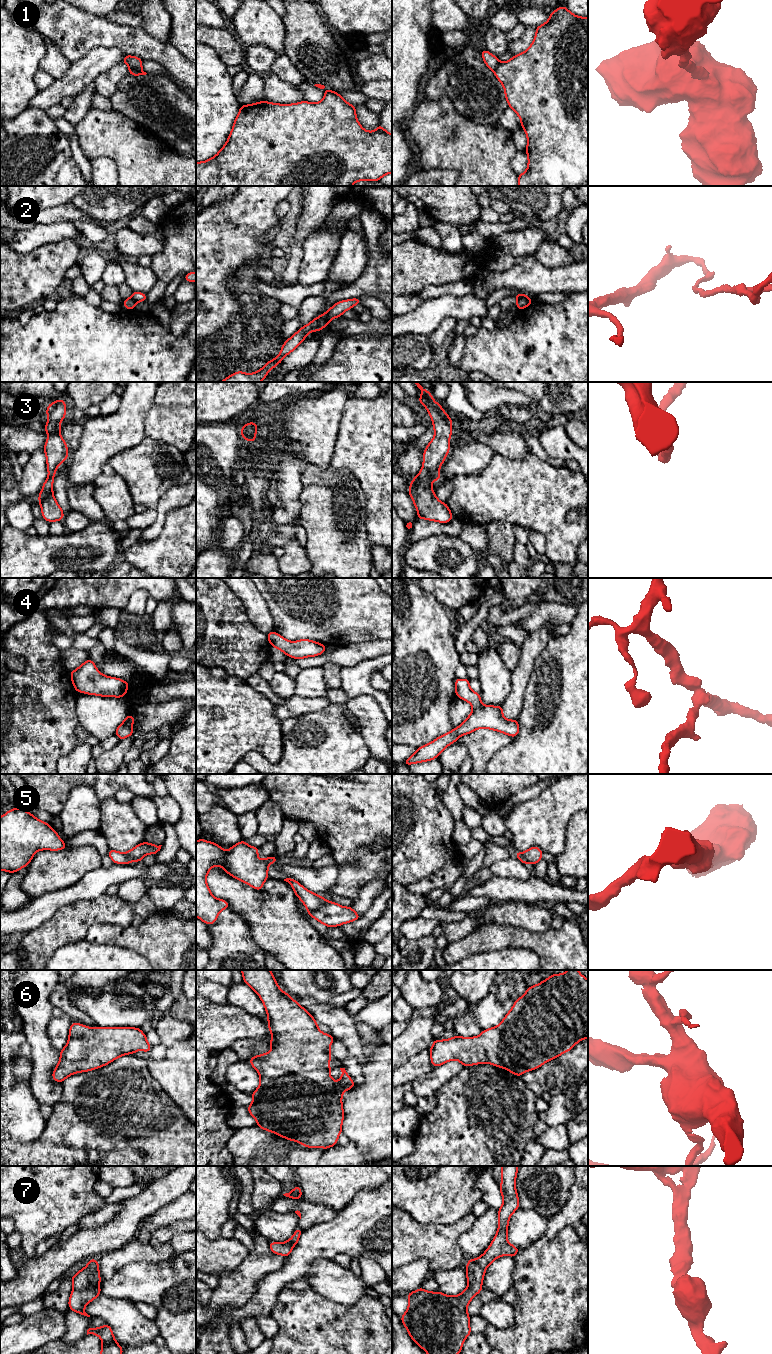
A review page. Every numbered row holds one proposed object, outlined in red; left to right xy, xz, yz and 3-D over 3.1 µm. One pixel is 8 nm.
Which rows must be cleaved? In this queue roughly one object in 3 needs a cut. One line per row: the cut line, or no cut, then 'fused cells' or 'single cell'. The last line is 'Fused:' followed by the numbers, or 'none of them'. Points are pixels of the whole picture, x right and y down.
1: xy (129, 68), (141, 70) | fused cells
2: xz (326, 311), (330, 319) | fused cells
3: no cut | single cell
4: no cut | single cell
5: xz (327, 901), (316, 909), (308, 910) | fused cells
6: no cut | single cell
7: no cut | single cell
Fused: 1, 2, 5

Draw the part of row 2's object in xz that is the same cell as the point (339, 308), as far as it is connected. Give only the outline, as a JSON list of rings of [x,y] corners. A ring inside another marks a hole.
[[[353,298],[350,300],[342,300],[337,302],[327,311],[329,319],[332,320],[336,317],[341,317],[345,311],[352,309],[353,306],[357,304],[362,304],[360,298]]]

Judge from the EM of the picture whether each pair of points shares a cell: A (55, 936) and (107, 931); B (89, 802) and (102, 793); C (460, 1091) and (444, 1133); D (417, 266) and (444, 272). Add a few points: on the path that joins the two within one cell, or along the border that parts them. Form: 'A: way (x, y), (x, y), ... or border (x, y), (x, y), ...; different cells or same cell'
A: border (110, 924), (94, 923), (89, 928), (85, 938); different cells
B: border (75, 787), (89, 785), (94, 790), (99, 801); different cells
C: way (460, 1101), (460, 1117), (454, 1123); same cell
D: way (424, 266), (437, 266); same cell

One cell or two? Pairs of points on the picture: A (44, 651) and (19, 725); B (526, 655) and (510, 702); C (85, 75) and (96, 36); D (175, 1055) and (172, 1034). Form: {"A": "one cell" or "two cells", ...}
{"A": "one cell", "B": "one cell", "C": "two cells", "D": "two cells"}

